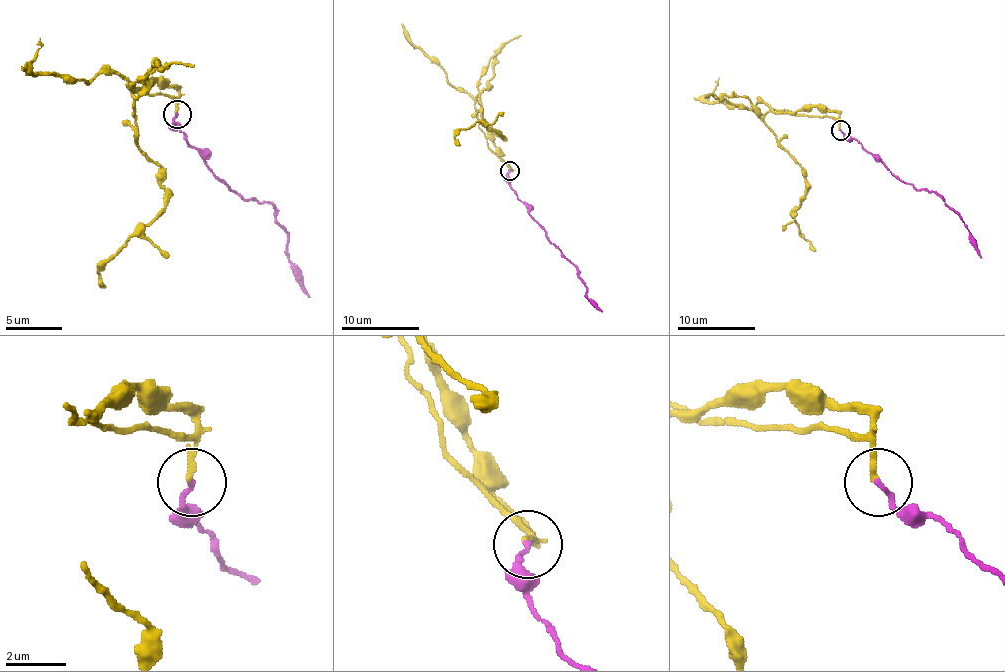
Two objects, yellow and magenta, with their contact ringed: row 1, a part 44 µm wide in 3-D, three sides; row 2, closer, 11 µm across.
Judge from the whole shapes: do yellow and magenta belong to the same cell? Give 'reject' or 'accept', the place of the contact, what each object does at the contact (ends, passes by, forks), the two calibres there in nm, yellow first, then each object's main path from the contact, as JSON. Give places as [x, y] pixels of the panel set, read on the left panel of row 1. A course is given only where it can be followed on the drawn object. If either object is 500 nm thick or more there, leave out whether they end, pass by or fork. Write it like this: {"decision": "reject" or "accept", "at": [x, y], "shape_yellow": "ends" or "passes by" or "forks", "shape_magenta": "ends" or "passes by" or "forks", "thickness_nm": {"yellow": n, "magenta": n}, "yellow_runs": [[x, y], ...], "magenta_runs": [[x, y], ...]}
{"decision": "reject", "at": [177, 114], "shape_yellow": "ends", "shape_magenta": "ends", "thickness_nm": {"yellow": 200, "magenta": 170}, "yellow_runs": [[176, 113], [165, 93], [126, 85], [137, 147], [165, 191], [162, 208], [98, 272], [106, 286]], "magenta_runs": [[176, 113], [176, 127], [229, 188], [274, 208], [288, 236], [288, 258], [299, 286], [310, 298]]}

